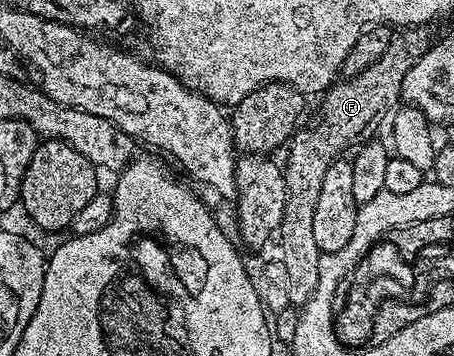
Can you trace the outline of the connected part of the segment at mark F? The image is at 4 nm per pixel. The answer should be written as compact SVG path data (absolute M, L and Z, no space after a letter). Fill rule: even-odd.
M408 27L401 37L393 36L388 49L378 63L366 67L357 77L335 82L323 94L320 118L309 129L297 128L287 146L288 165L283 166L286 183L286 211L278 230L280 253L278 260L290 278L290 306L302 307L314 295L318 287L318 267L321 251L314 239L314 211L318 207L318 194L322 192L322 178L326 167L341 156L343 149L351 150L357 143L371 138L380 124L389 120L390 114L401 104L402 83L406 71L424 54L430 44L429 30L424 27Z

